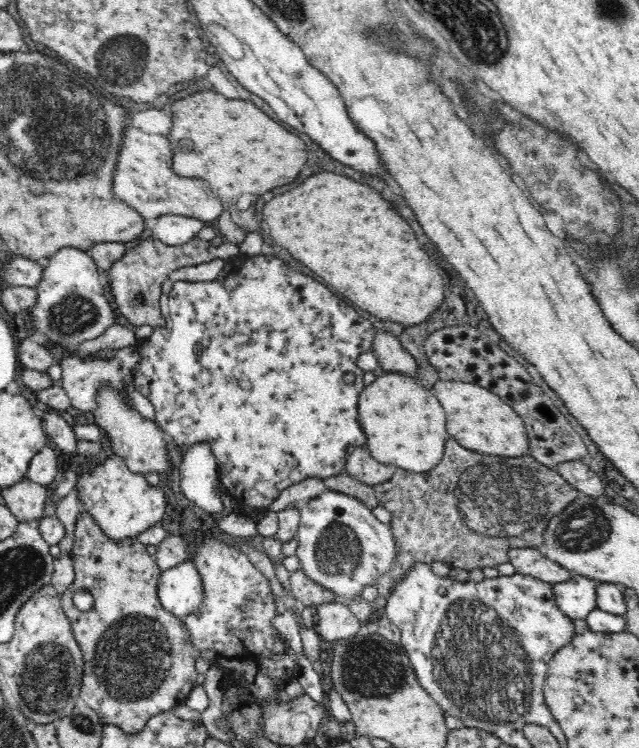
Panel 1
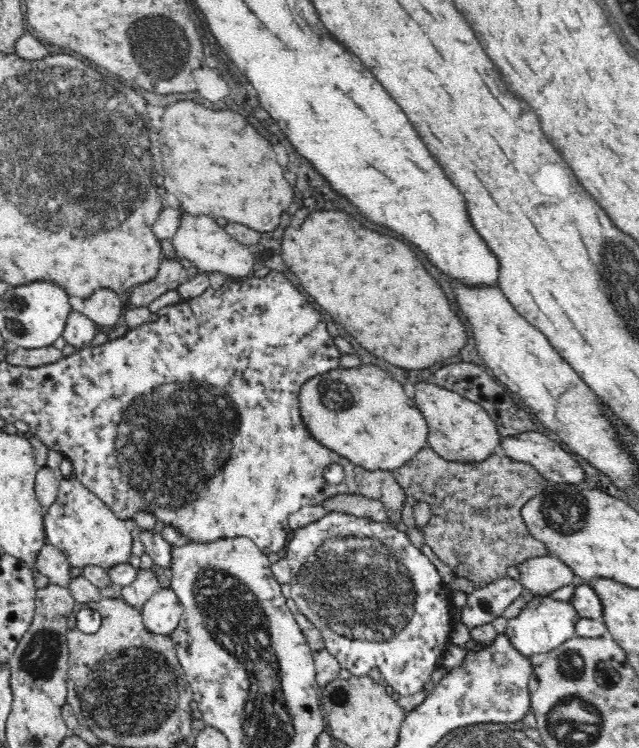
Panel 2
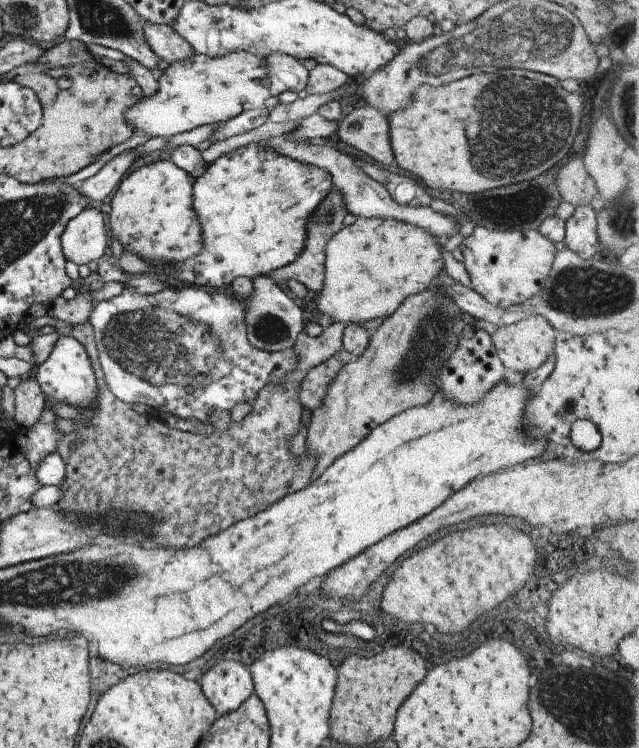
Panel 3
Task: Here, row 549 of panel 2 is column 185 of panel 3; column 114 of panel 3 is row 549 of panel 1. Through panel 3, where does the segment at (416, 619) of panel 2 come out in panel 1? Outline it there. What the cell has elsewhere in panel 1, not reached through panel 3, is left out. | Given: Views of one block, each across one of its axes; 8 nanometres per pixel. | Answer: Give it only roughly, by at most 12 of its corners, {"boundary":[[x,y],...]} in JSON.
{"boundary":[[360,499],[300,506],[295,554],[346,606],[392,568],[396,541]]}

